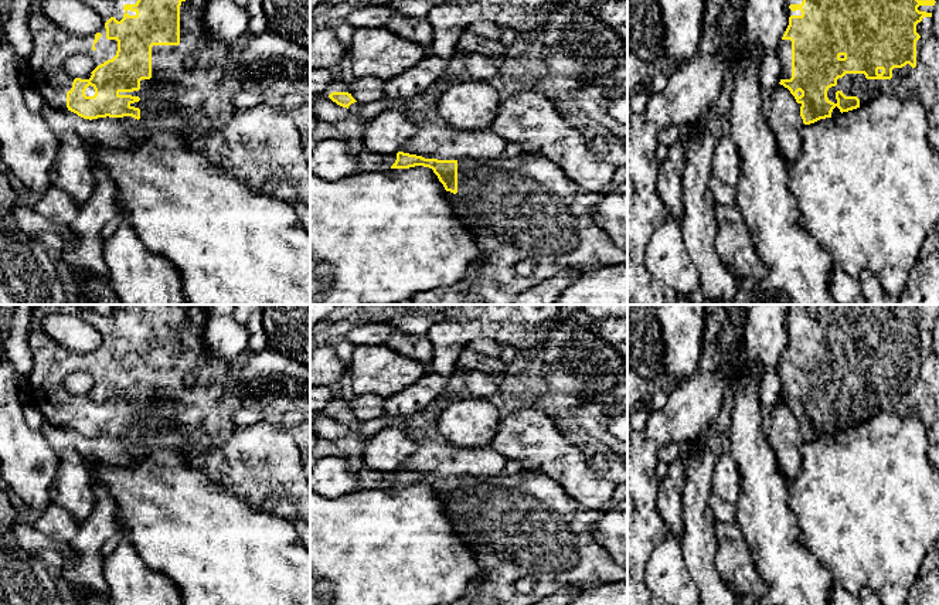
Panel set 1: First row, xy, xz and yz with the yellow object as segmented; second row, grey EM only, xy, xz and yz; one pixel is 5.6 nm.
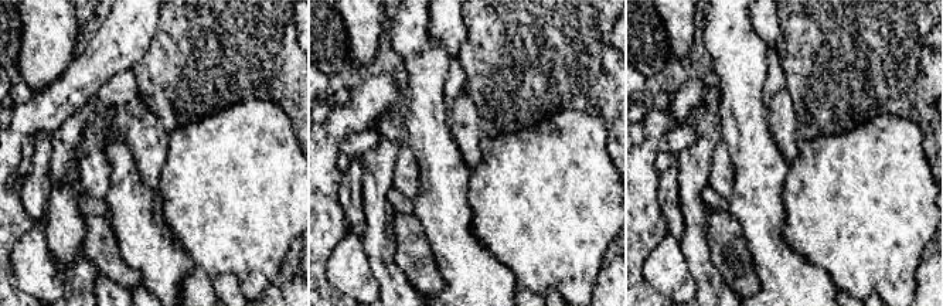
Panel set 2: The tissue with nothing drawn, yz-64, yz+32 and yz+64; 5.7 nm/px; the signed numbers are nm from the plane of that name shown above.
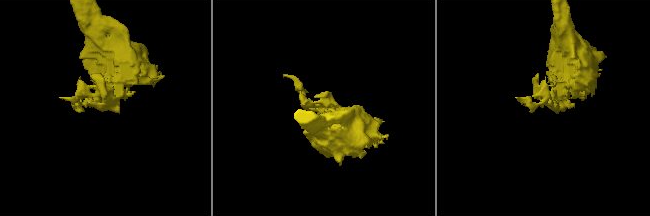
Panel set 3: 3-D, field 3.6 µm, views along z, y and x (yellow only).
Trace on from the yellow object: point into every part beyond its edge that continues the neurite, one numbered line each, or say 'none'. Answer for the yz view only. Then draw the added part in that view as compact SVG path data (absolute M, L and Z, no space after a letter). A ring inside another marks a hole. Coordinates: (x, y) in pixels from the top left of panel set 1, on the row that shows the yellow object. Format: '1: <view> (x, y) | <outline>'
1: yz (921, 84) | M923 17L916 24L916 33L921 38L916 41L916 67L906 64L902 68L892 69L891 79L867 79L864 74L846 74L837 79L837 85L829 88L829 101L837 103L836 92L841 91L846 96L857 96L860 106L870 103L881 95L891 95L894 91L904 99L919 102L928 116L928 139L939 154L939 38L932 33L932 17Z

